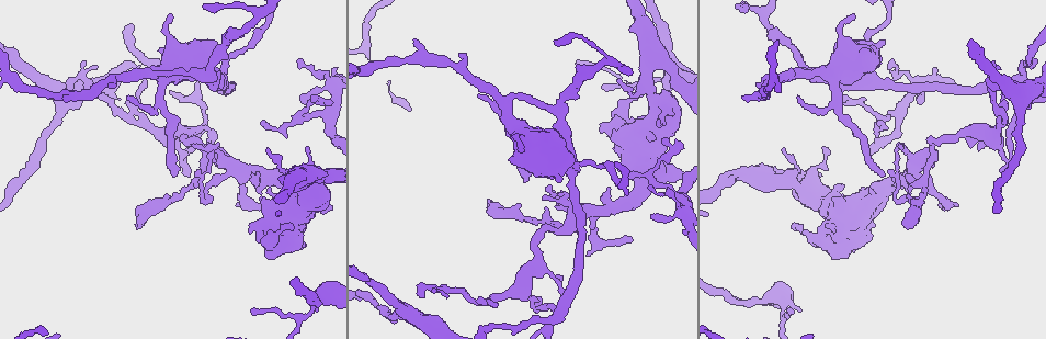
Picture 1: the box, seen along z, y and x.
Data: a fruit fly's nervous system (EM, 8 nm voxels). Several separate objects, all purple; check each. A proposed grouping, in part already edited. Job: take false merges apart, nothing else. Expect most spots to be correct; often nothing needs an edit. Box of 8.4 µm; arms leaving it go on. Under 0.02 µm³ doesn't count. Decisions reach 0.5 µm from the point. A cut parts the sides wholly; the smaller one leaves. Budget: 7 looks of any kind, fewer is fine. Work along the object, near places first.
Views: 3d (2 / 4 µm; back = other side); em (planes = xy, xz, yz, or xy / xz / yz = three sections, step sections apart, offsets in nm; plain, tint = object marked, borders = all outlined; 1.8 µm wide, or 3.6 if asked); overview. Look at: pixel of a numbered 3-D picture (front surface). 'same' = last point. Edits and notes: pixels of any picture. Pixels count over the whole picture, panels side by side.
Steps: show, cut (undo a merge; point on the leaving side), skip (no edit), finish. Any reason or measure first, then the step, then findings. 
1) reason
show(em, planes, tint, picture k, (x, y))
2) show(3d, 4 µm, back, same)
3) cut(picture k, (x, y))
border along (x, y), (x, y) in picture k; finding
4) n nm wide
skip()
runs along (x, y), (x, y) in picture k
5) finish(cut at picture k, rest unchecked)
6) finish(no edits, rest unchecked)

sharp bend
show(3d, 2 µm, picture 1, (556, 229))

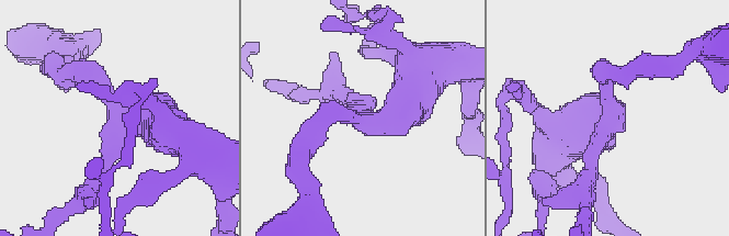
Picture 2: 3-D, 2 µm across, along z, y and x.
show(em, xz, step 8, tint, picture 2, (610, 113))

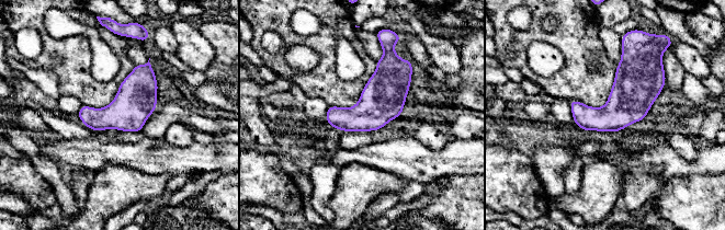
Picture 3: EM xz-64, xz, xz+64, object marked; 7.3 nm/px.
cut it another way
show(em, xy, step 8, borders, same)

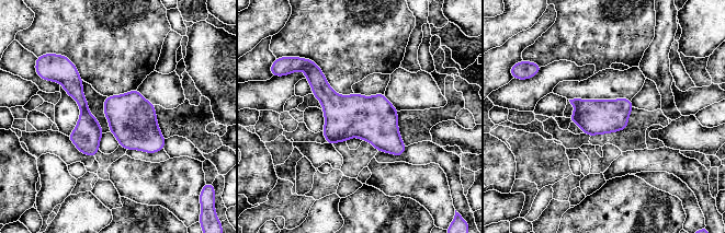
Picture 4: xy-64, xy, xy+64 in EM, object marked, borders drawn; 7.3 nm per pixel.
skip()
continuous, no second neuron

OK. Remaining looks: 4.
show(em, 3.6 µm, planes, tint, picture 1, (205, 65))

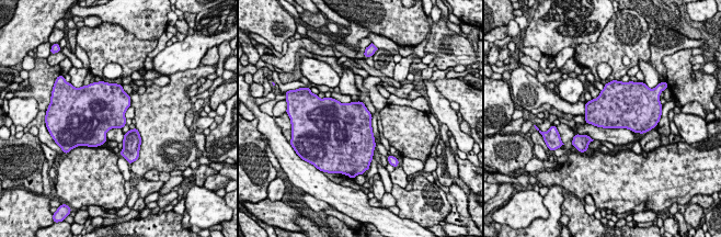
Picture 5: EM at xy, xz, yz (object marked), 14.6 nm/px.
skip()
all the same neuron

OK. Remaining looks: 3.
abrupt turn
show(em, xz, step 8, tint, picture 1, (653, 178))

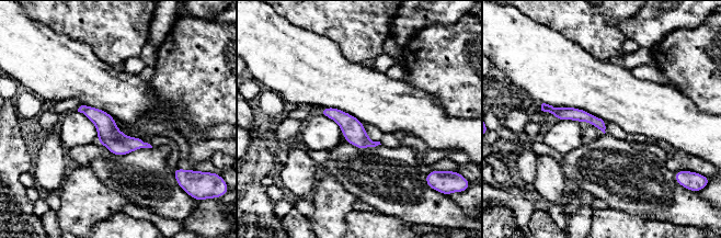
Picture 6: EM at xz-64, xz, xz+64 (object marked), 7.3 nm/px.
another direction
show(em, planes, tint, same)

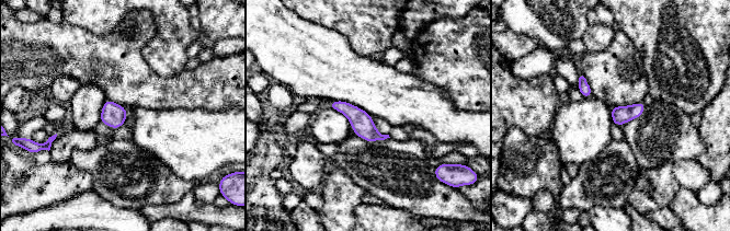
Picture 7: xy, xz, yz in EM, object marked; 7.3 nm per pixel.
skip()
runs along (332, 104), (349, 110), (381, 137) in picture 7; continuous, no second neuron

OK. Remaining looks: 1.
finish(no edits, rest unchecked)

